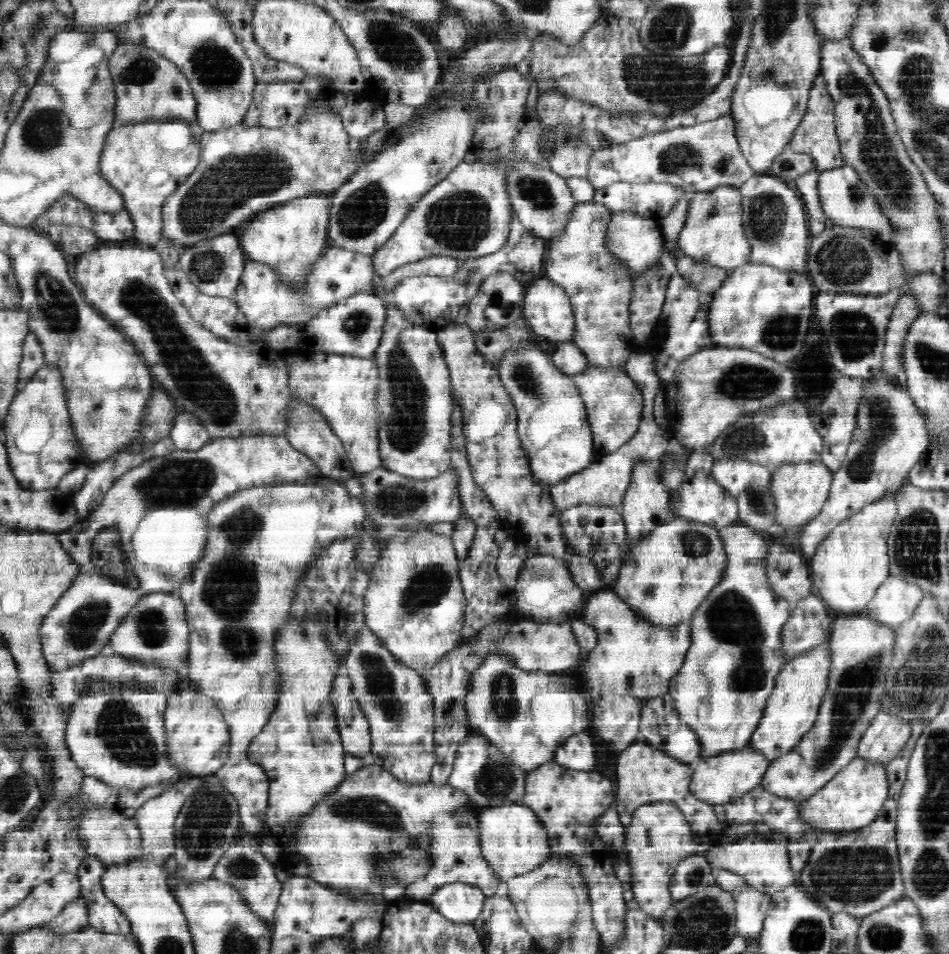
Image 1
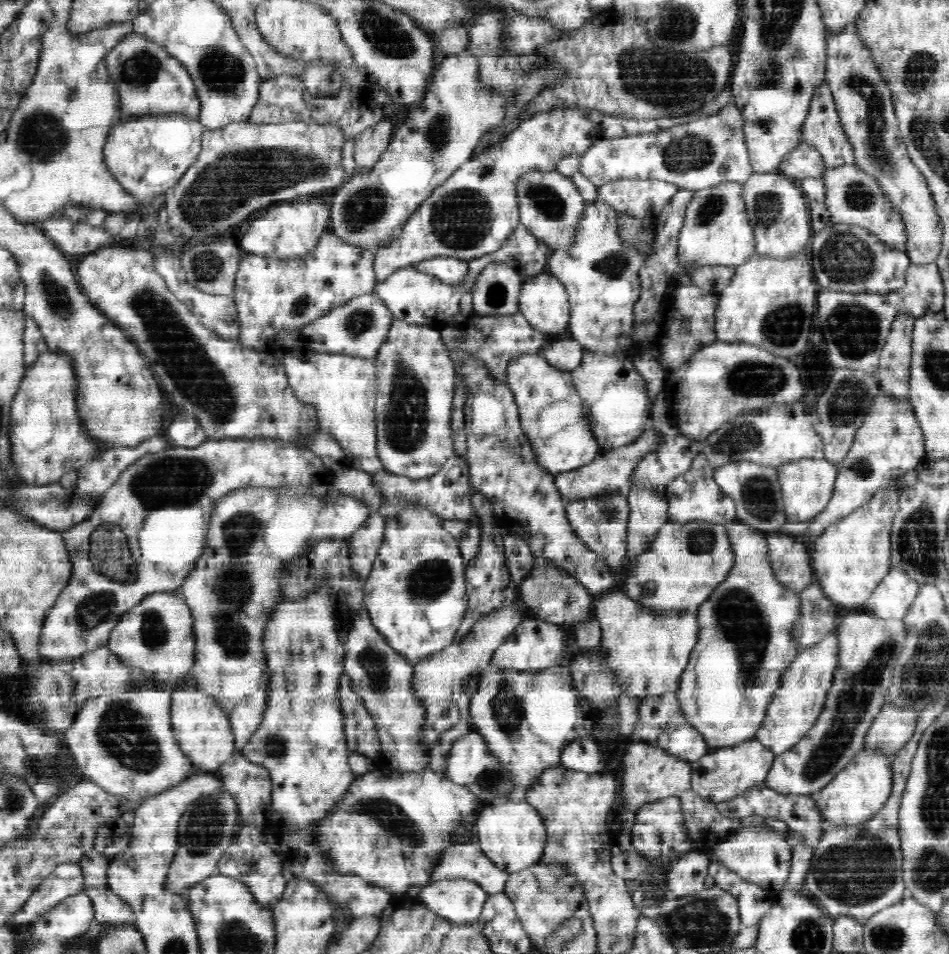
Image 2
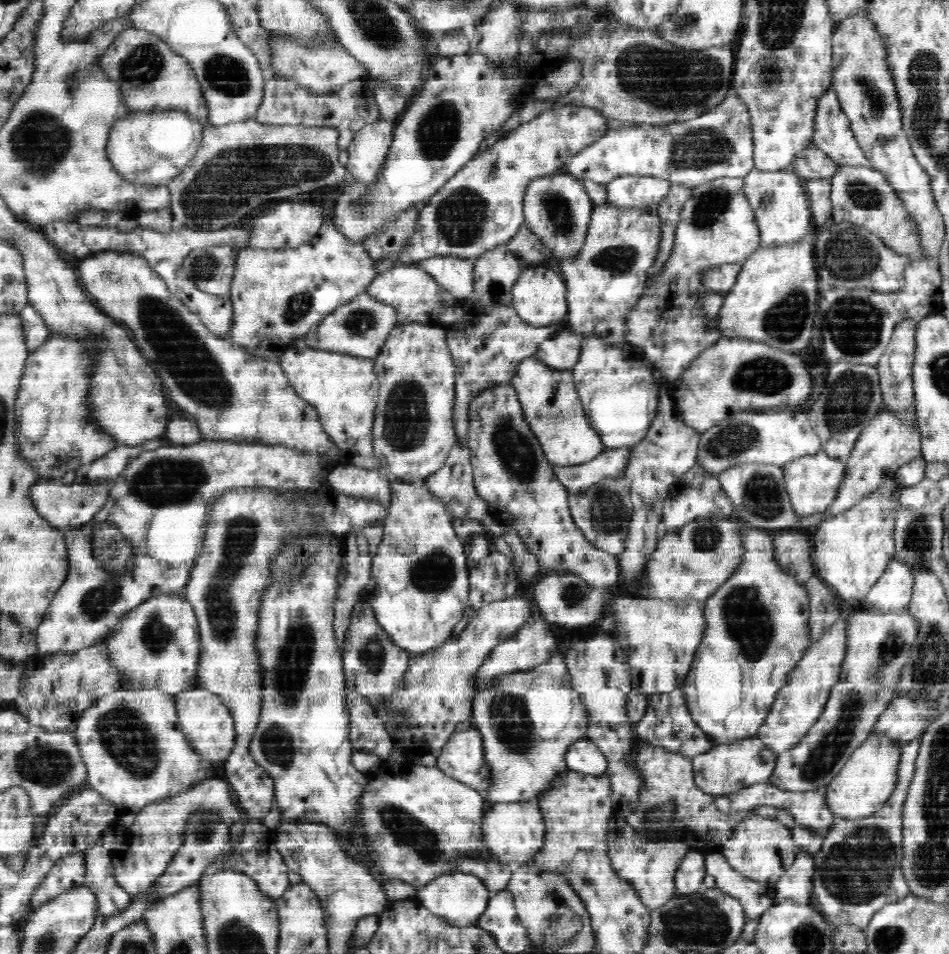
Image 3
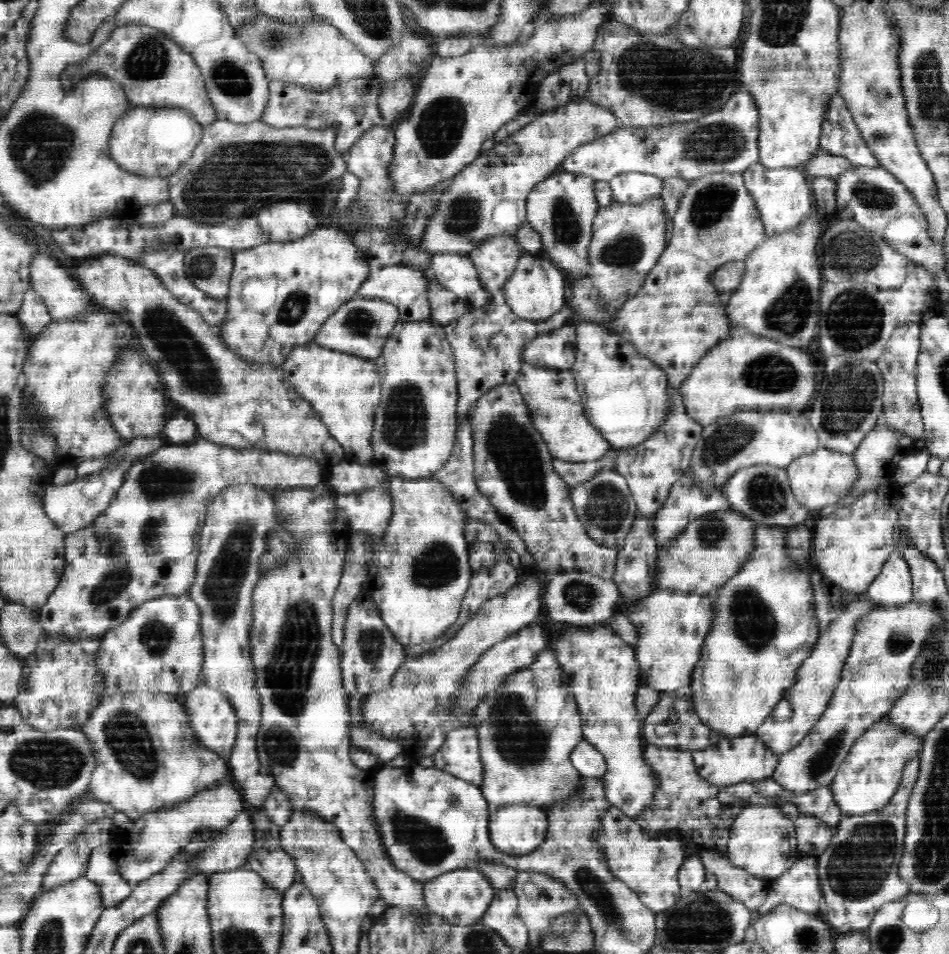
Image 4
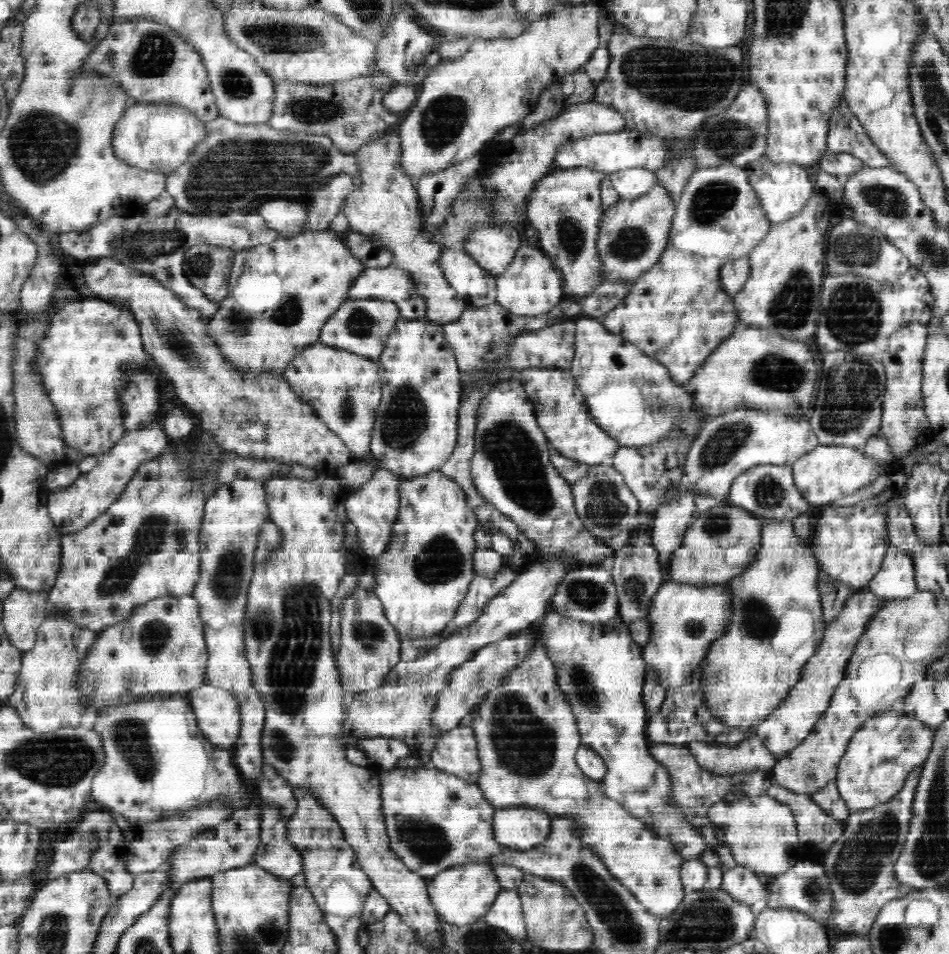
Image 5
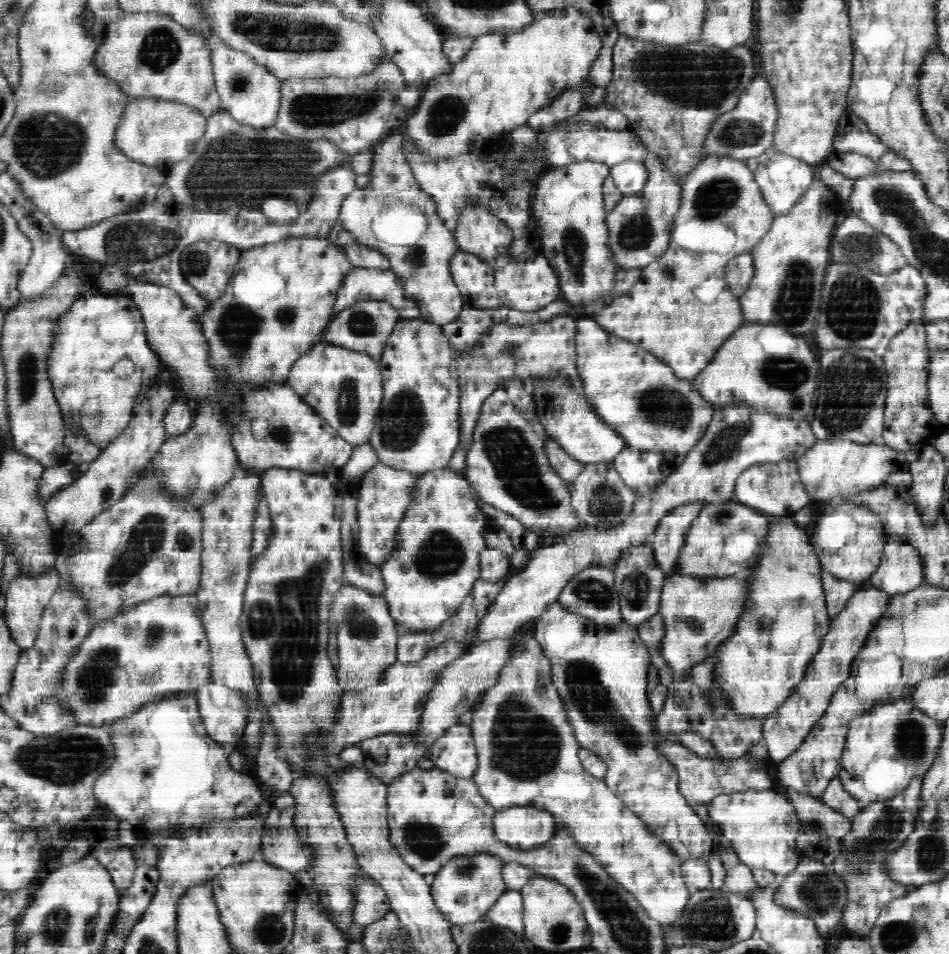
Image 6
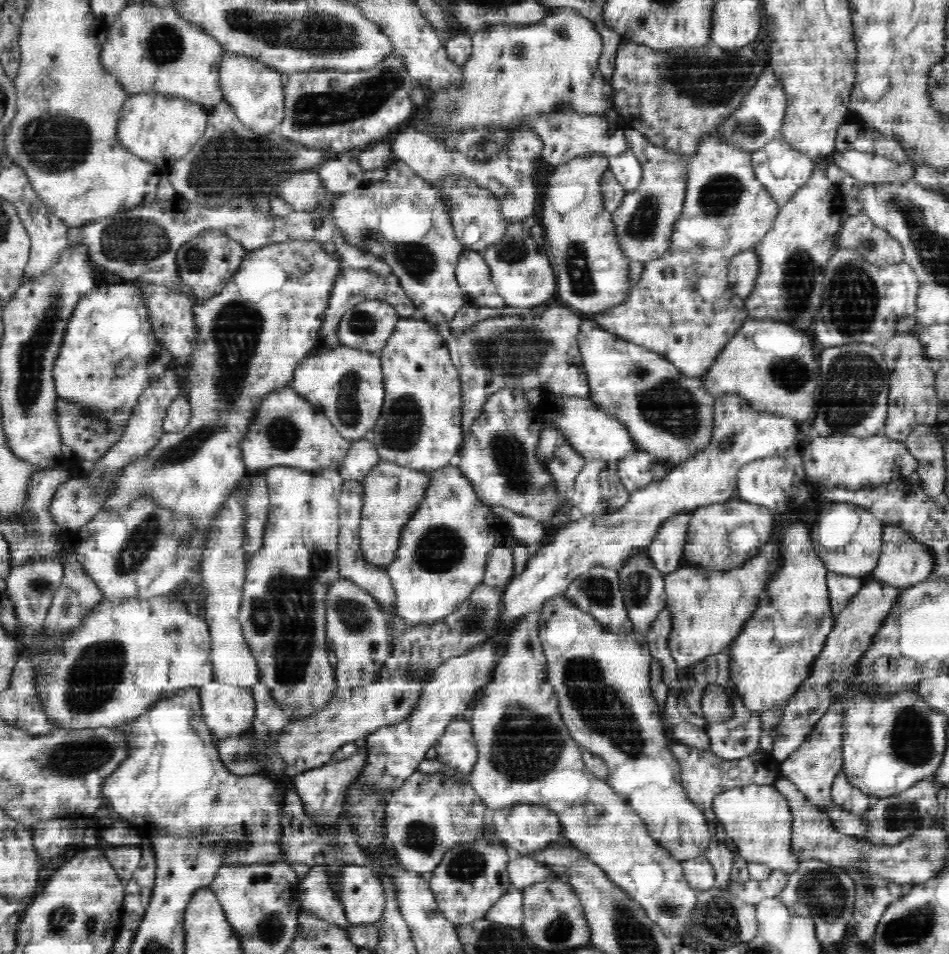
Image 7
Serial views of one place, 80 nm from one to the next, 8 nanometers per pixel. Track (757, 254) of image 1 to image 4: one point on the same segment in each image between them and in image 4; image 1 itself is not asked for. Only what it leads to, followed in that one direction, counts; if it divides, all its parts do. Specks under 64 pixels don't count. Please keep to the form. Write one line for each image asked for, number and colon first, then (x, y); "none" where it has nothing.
2: (776, 207)
3: (782, 209)
4: (782, 194)

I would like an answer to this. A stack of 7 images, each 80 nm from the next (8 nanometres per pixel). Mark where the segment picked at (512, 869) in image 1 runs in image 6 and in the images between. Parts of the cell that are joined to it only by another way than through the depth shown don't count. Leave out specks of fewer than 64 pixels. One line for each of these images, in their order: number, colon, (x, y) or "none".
2: (512, 834)
3: (513, 833)
4: (515, 829)
5: (522, 828)
6: (524, 828)

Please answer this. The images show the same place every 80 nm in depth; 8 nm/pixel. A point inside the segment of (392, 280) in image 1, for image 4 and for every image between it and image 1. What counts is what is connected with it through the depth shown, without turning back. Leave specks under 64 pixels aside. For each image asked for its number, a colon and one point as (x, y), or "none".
2: (452, 271)
3: (455, 274)
4: (457, 272)

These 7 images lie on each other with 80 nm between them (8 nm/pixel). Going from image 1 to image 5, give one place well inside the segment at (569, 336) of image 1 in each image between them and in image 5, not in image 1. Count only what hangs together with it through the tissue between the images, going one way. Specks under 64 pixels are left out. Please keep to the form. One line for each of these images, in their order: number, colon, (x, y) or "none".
2: (543, 300)
3: (539, 296)
4: (536, 290)
5: (530, 286)

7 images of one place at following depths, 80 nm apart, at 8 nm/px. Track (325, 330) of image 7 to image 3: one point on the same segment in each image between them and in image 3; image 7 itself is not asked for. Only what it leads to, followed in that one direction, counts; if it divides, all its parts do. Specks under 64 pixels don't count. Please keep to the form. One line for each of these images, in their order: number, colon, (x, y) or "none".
3: (417, 297)
4: (404, 287)
5: (390, 283)
6: (361, 284)

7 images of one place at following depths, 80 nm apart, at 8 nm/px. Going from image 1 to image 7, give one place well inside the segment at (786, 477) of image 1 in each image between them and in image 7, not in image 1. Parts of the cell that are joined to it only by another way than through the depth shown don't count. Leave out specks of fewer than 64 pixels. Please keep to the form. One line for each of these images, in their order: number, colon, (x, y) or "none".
2: (807, 485)
3: (812, 482)
4: (824, 477)
5: (829, 472)
6: (830, 467)
7: (836, 460)

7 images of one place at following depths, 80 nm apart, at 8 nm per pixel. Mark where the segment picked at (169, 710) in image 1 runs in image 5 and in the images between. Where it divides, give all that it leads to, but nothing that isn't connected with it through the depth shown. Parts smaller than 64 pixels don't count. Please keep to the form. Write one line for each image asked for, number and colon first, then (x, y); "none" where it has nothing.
2: (204, 732)
3: (208, 724)
4: (212, 715)
5: (217, 711)

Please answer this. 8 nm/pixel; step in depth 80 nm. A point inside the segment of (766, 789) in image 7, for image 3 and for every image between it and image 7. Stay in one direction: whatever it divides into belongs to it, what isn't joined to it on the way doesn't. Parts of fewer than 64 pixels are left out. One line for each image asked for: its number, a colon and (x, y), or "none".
3: (761, 848)
4: (762, 841)
5: (762, 833)
6: (761, 826)

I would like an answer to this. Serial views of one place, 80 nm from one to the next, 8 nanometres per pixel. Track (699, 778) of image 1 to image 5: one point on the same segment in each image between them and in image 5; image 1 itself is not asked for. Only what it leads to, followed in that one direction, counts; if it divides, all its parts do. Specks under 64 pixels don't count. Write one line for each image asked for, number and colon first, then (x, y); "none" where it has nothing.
2: (724, 773)
3: (726, 768)
4: (746, 758)
5: (750, 754)

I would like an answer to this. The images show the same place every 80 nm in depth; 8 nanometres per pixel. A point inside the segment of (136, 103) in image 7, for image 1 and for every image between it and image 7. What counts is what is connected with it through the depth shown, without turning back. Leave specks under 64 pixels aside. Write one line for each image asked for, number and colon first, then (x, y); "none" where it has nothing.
1: (146, 162)
2: (148, 154)
3: (150, 148)
4: (145, 140)
5: (159, 137)
6: (158, 132)

